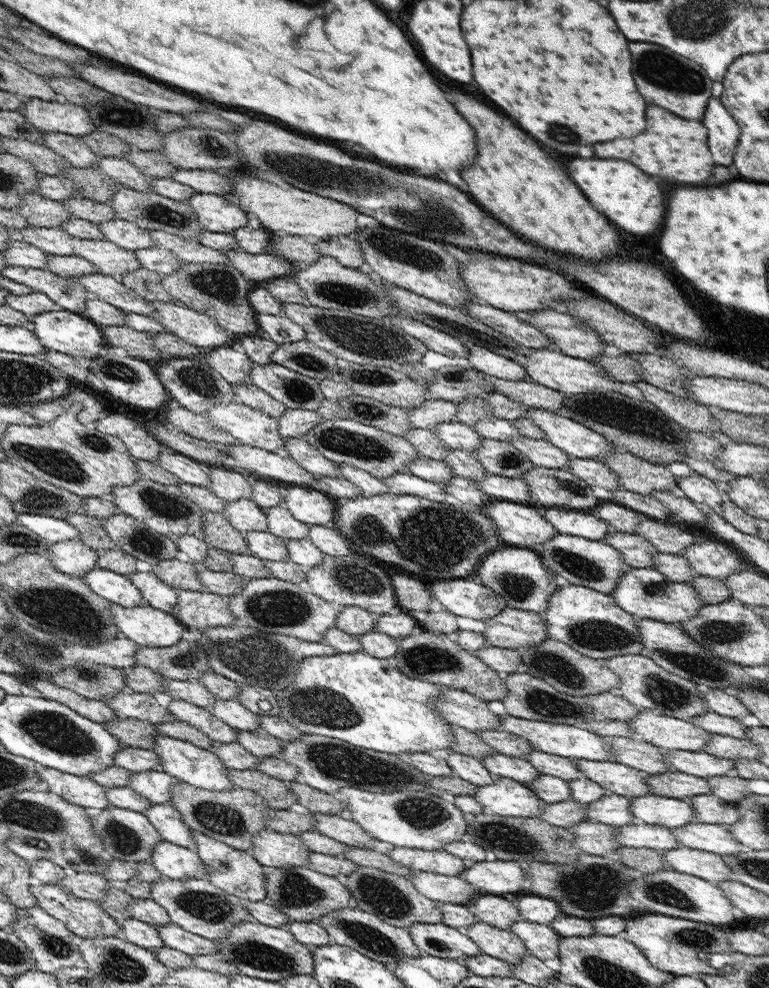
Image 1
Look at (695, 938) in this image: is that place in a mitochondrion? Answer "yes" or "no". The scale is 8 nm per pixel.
yes

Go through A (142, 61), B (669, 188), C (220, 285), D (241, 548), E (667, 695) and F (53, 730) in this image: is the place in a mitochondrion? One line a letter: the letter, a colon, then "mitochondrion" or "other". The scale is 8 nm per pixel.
A: other
B: other
C: mitochondrion
D: other
E: mitochondrion
F: mitochondrion

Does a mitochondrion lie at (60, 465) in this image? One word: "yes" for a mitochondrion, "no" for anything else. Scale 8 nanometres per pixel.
yes

